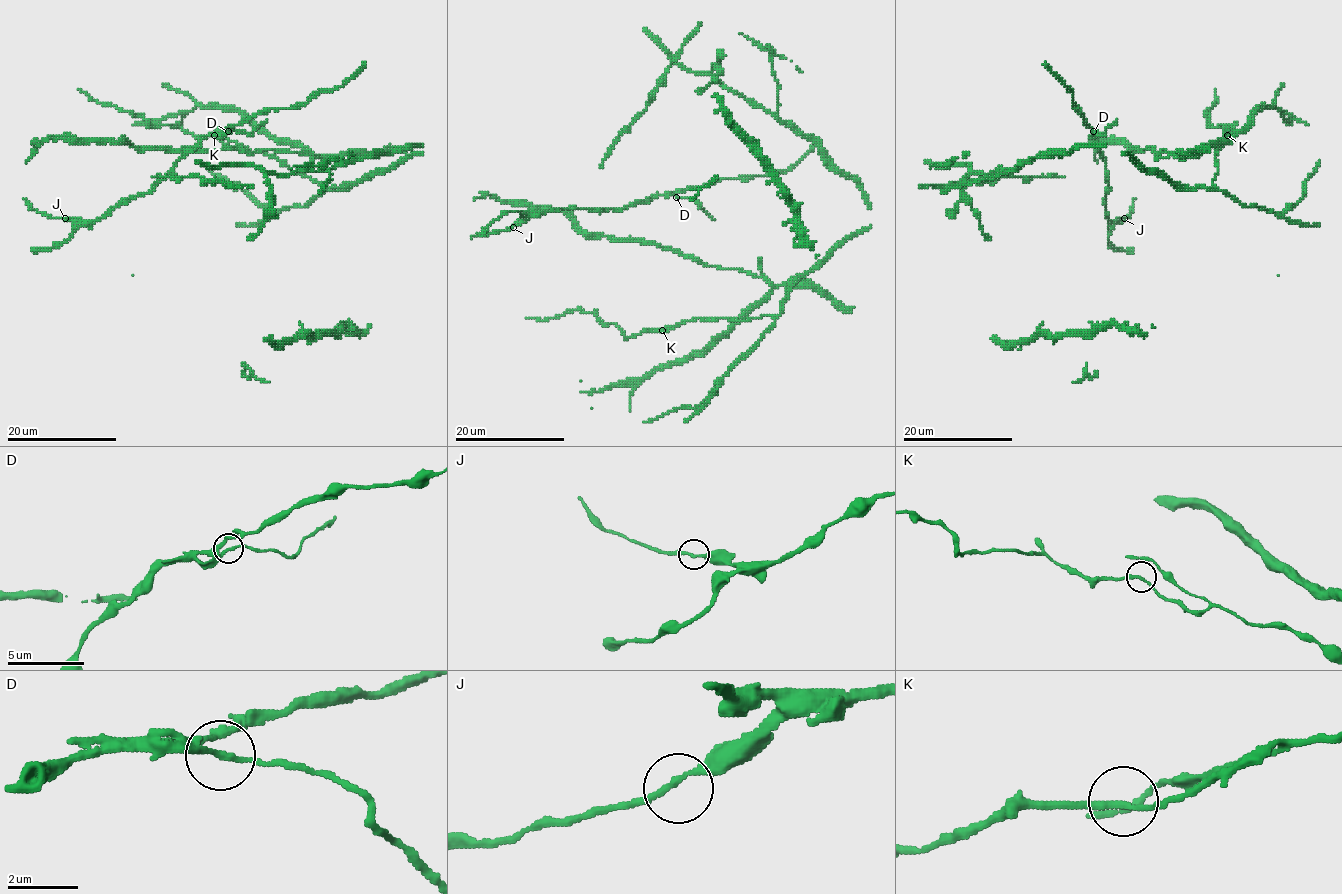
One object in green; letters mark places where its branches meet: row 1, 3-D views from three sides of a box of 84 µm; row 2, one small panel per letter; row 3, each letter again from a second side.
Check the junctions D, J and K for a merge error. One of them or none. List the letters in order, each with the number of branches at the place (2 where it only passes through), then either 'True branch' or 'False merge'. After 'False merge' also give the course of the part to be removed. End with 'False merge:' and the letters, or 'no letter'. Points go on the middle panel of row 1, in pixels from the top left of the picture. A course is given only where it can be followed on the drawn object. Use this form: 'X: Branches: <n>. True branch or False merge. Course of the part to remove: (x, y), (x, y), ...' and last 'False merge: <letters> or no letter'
D: Branches: 2. False merge. Course of the part to remove: (676, 197), (687, 197), (699, 204), (714, 220)
J: Branches: 2. True branch
K: Branches: 2. True branch
False merge: D

